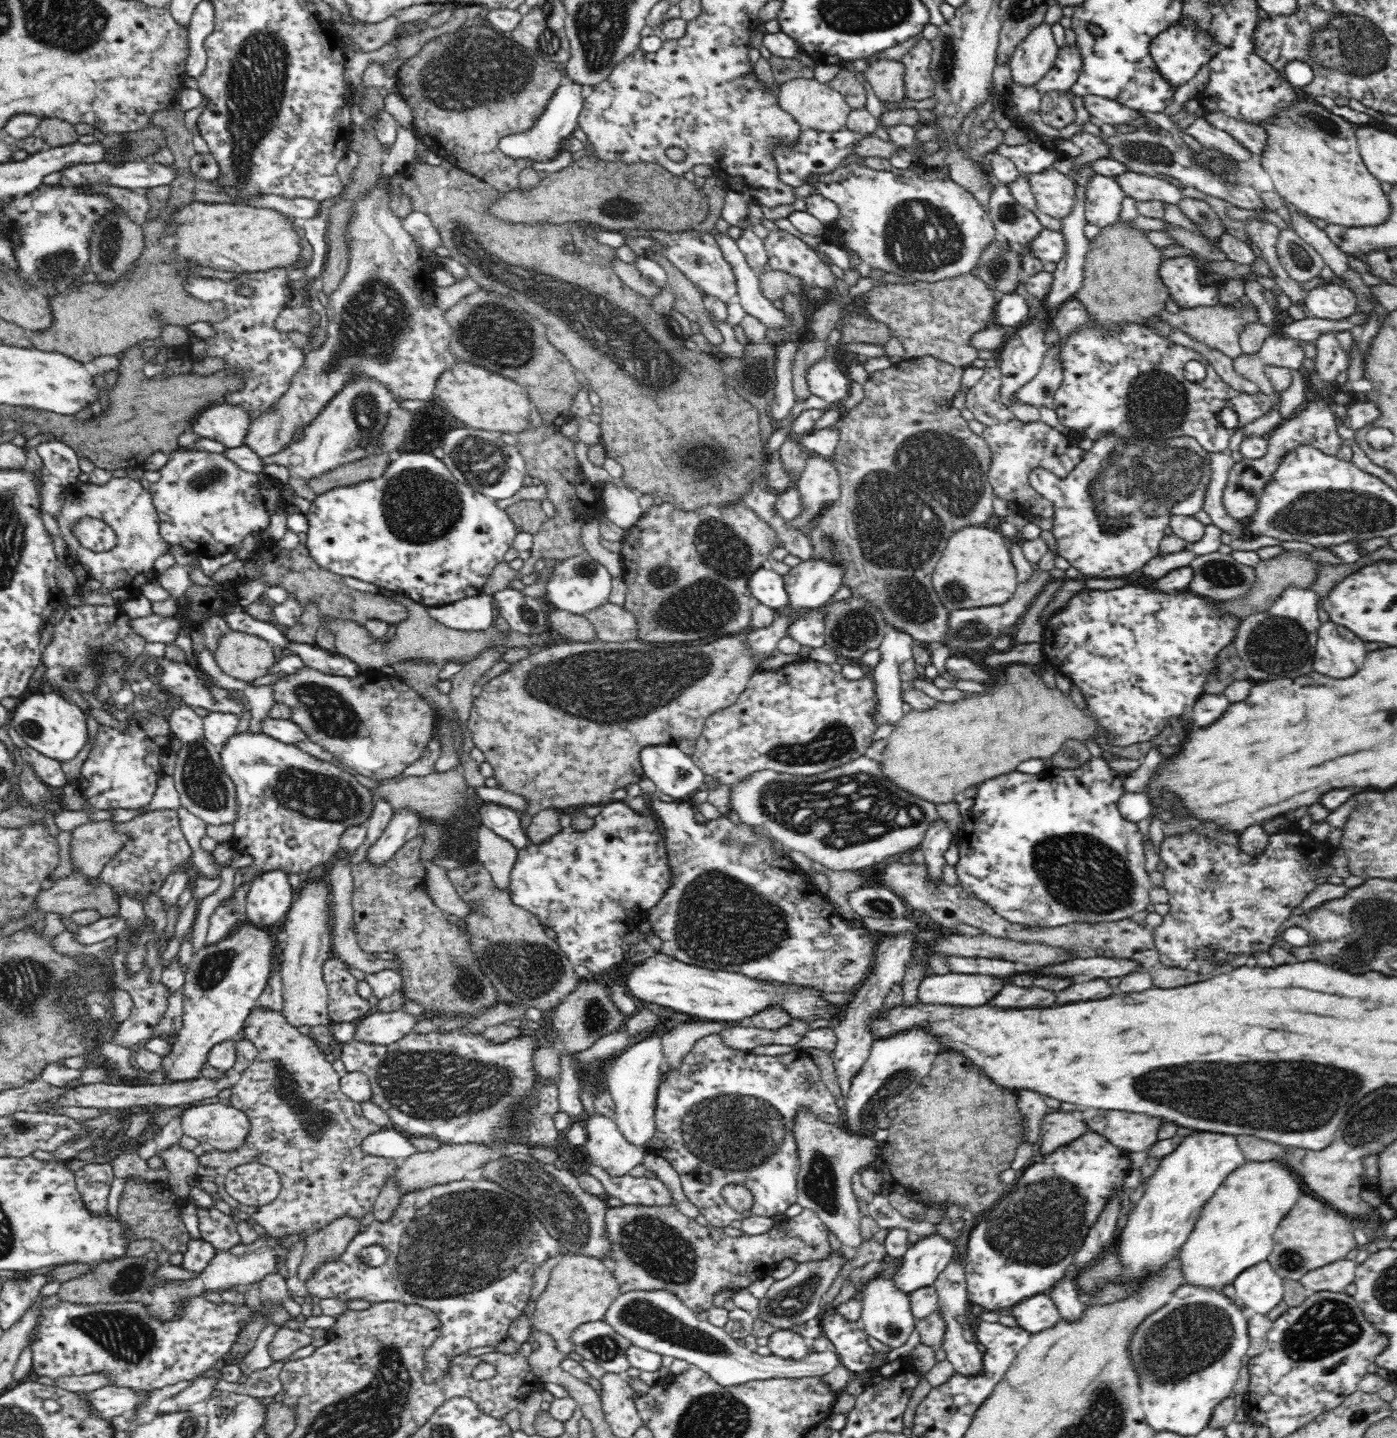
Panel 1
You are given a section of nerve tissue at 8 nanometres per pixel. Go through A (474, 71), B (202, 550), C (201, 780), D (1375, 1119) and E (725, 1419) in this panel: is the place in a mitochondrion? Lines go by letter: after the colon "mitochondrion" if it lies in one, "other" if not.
A: mitochondrion
B: other
C: mitochondrion
D: mitochondrion
E: mitochondrion

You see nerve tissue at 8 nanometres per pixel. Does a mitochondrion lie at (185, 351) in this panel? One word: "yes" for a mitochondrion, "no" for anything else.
no

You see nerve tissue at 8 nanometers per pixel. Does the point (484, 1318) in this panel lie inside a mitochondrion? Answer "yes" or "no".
no

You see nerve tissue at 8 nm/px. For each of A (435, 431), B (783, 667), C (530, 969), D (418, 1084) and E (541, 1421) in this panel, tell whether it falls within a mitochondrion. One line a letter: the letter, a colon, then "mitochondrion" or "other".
A: mitochondrion
B: other
C: mitochondrion
D: mitochondrion
E: other

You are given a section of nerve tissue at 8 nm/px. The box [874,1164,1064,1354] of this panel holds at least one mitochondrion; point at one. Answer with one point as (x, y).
(893, 1331)

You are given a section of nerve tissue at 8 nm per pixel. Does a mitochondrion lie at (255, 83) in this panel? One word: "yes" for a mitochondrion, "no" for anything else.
yes

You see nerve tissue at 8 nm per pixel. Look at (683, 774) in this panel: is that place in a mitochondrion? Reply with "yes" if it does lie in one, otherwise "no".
yes

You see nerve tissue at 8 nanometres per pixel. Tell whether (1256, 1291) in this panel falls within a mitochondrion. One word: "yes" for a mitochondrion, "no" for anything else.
no

